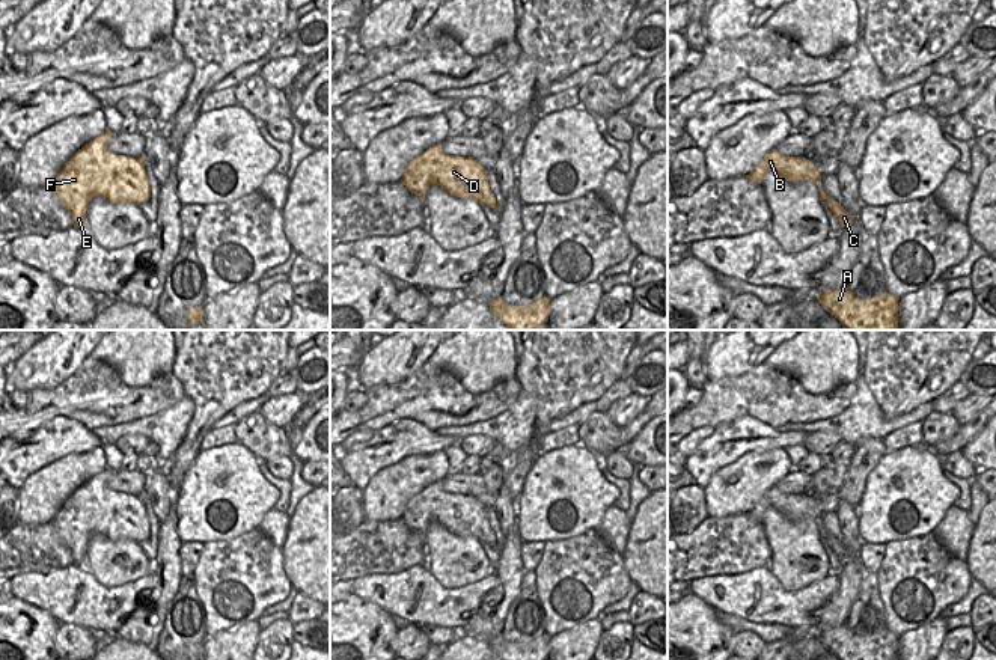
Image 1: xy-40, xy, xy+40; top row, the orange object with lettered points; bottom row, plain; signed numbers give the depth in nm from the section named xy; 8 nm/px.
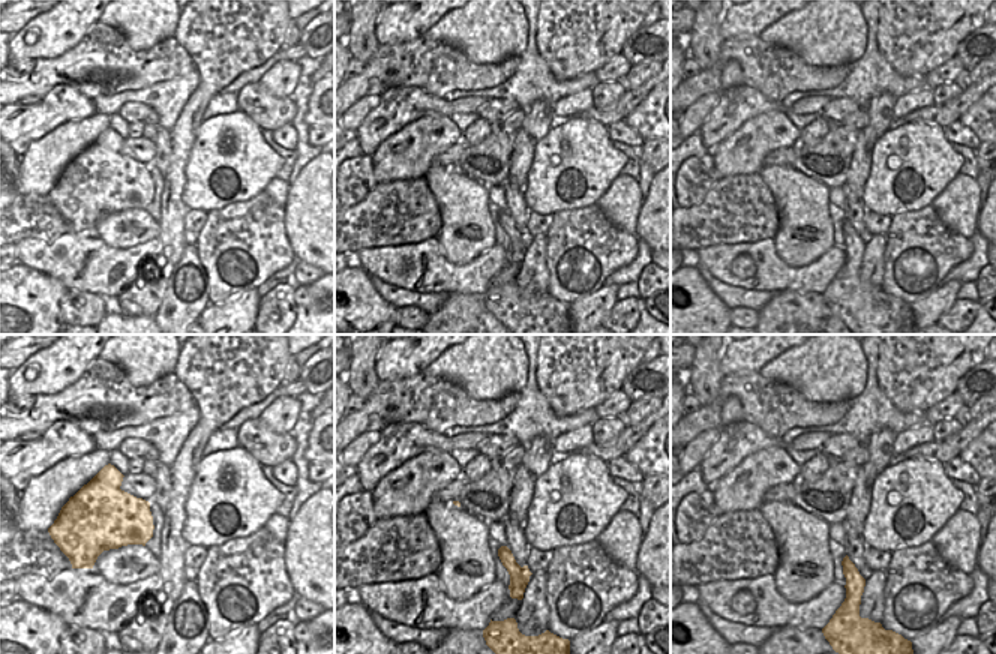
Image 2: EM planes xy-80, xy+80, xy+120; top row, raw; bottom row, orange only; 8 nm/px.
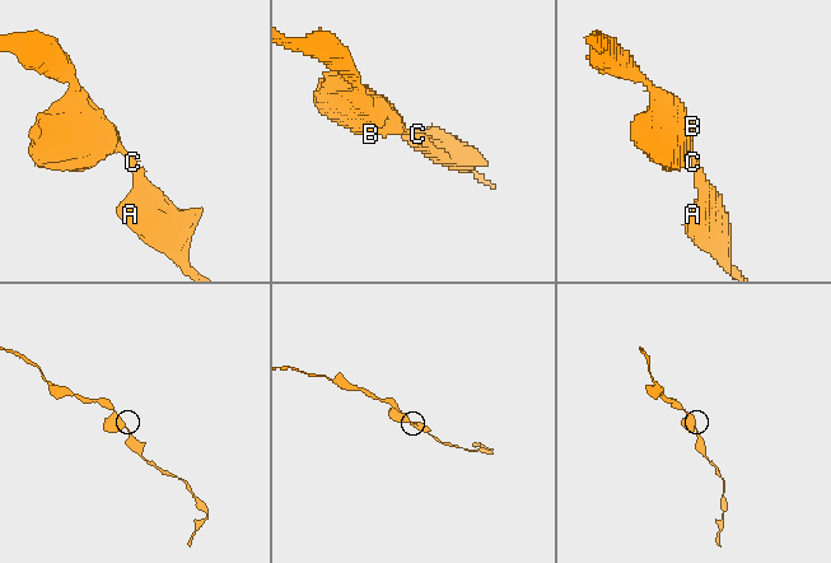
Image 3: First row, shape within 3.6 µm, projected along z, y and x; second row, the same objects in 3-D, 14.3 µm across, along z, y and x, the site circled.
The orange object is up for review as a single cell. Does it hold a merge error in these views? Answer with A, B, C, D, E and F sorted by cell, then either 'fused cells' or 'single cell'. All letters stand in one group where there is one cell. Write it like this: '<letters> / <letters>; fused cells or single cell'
A B C D E F; single cell

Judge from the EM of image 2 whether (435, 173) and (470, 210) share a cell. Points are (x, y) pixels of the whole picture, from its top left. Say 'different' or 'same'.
same

